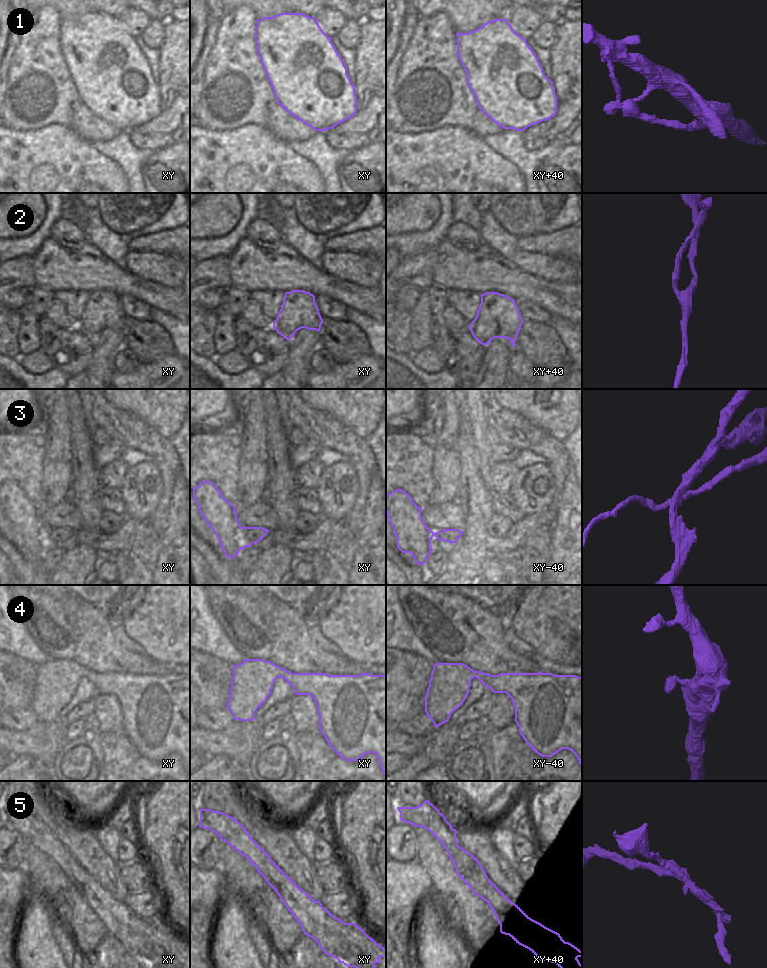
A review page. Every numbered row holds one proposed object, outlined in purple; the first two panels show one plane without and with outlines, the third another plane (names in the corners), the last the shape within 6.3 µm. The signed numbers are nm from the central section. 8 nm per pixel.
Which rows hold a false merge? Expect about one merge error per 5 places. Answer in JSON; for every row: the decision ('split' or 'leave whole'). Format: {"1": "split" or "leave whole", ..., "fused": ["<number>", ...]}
{"1": "split", "2": "leave whole", "3": "split", "4": "leave whole", "5": "split", "fused": ["1", "3", "5"]}

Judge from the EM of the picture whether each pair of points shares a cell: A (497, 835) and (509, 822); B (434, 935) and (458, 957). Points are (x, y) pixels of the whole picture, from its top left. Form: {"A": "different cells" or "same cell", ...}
{"A": "different cells", "B": "same cell"}

